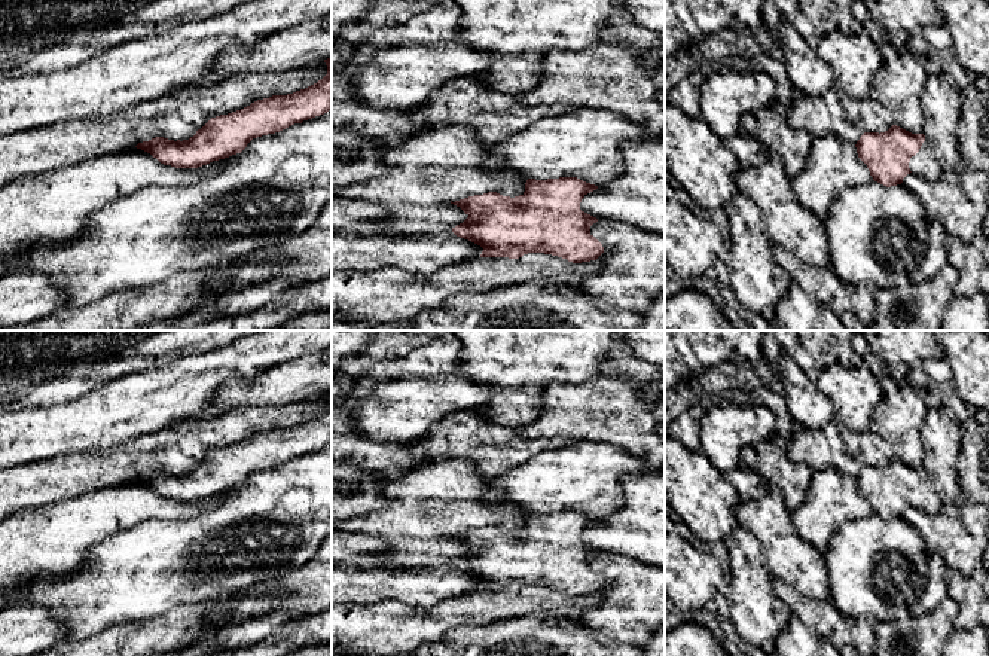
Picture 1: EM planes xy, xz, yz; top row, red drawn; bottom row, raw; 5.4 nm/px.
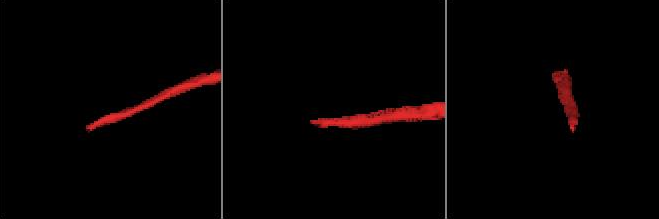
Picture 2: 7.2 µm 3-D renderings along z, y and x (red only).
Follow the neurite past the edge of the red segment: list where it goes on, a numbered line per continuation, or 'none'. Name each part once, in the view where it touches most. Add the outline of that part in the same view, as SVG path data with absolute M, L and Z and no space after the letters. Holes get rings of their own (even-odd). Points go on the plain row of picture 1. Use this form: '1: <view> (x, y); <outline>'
1: yz (924, 497); M927 473L922 476L919 485L910 491L909 501L927 515L935 515L943 506Z

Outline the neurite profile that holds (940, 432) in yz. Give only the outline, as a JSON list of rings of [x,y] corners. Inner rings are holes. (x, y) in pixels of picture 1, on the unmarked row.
[[[944,405],[928,409],[921,425],[922,467],[941,504],[962,504],[967,501],[958,483],[961,431],[962,424]]]

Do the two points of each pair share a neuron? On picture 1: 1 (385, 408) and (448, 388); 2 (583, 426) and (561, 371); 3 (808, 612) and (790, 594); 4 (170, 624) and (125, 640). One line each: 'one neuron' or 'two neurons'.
1: one neuron
2: two neurons
3: one neuron
4: one neuron

